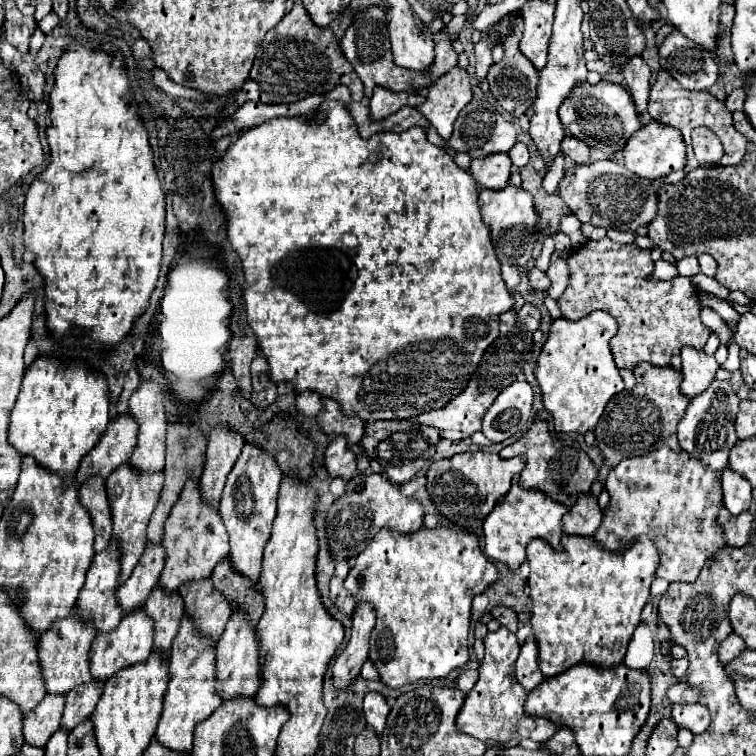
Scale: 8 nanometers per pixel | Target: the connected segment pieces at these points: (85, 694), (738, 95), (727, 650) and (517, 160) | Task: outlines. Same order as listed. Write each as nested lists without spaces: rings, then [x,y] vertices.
[[[94,682],[70,690],[70,694],[66,694],[66,708],[64,708],[60,728],[72,732],[80,722],[88,720],[100,700],[100,694],[102,692],[98,690],[98,686],[94,686]]]
[[[736,88],[736,90],[732,90],[730,96],[726,98],[726,108],[728,108],[730,112],[734,112],[734,110],[742,110],[744,100],[746,100],[746,92],[744,92],[744,88]]]
[[[728,634],[718,646],[718,660],[722,664],[728,664],[734,658],[738,658],[738,654],[742,654],[744,650],[746,650],[746,646],[744,646],[742,638],[738,638],[736,634]]]
[[[516,142],[516,146],[512,146],[512,148],[510,148],[508,156],[512,158],[514,166],[518,166],[518,168],[526,166],[526,164],[528,164],[528,148],[526,148],[526,144]]]

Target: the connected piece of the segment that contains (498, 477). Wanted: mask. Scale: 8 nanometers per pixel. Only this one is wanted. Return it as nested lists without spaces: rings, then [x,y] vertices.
[[[464,452],[456,454],[446,460],[432,462],[426,472],[426,490],[438,510],[444,518],[448,518],[452,524],[476,532],[482,528],[484,518],[492,512],[498,498],[502,498],[512,484],[512,478],[520,474],[526,466],[524,456],[516,456],[512,460],[502,460],[498,454],[490,452]]]

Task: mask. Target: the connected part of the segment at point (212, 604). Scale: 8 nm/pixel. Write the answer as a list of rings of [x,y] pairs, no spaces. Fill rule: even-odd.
[[[204,578],[202,582],[186,582],[178,592],[184,600],[184,612],[194,620],[194,628],[212,642],[218,642],[232,610],[222,602],[222,594],[214,594],[210,578]]]

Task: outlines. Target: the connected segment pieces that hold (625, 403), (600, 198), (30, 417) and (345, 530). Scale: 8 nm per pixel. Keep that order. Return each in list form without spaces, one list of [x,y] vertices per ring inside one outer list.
[[[640,362],[634,368],[636,384],[632,390],[624,390],[616,394],[606,404],[606,414],[602,414],[594,434],[598,440],[598,448],[602,450],[604,462],[608,468],[614,468],[620,460],[632,456],[646,456],[660,446],[670,446],[674,452],[680,452],[678,438],[674,434],[678,426],[678,418],[686,412],[690,400],[680,392],[682,374],[674,372],[670,366],[650,366],[648,362]]]
[[[598,160],[592,164],[574,164],[564,170],[564,178],[558,184],[558,194],[566,202],[572,214],[578,216],[580,222],[588,222],[594,226],[604,226],[604,228],[616,228],[622,232],[634,232],[640,226],[648,226],[650,218],[656,214],[658,206],[658,184],[656,182],[646,182],[644,178],[634,178],[634,174],[616,174],[616,162],[612,160]]]
[[[36,358],[24,374],[20,394],[12,410],[8,442],[22,456],[32,456],[38,462],[38,466],[58,474],[60,478],[72,480],[80,466],[82,456],[88,454],[98,444],[108,422],[110,422],[110,402],[108,402],[106,378],[102,374],[94,374],[84,364],[78,364],[78,362],[64,364],[54,358]]]
[[[358,474],[346,484],[346,492],[326,512],[330,556],[336,562],[356,558],[382,528],[398,534],[412,534],[422,528],[422,518],[424,510],[416,498],[402,496],[400,490],[392,482],[384,480],[380,474]]]

